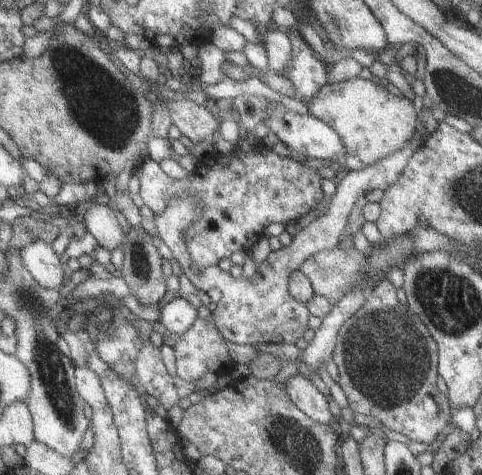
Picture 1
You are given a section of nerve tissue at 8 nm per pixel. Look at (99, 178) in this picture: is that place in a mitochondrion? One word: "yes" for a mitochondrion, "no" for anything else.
no

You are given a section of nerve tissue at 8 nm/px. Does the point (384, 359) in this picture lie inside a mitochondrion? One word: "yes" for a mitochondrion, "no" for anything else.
yes

